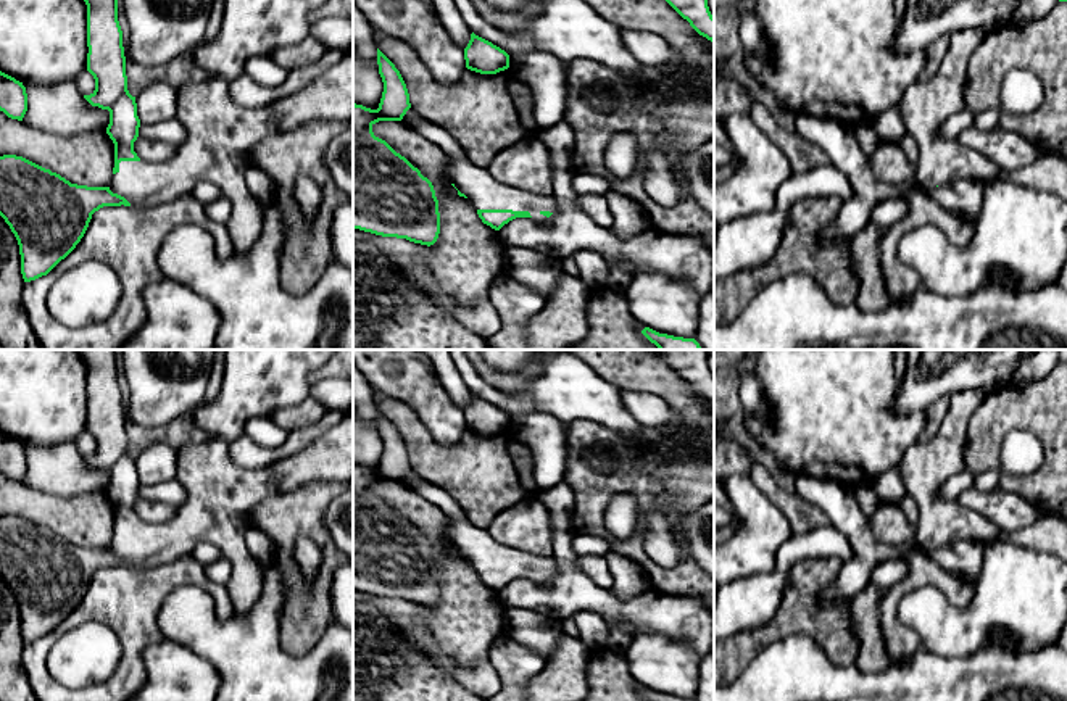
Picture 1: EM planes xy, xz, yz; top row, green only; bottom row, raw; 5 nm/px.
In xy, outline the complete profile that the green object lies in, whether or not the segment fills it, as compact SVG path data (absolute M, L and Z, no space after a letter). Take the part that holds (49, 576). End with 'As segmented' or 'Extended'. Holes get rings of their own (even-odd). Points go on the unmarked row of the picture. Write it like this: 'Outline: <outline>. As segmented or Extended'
Outline: M79 350L87 366L87 432L95 440L95 451L84 459L110 472L106 495L114 504L114 529L108 548L71 545L64 538L23 517L0 517L0 577L15 595L24 643L47 637L64 620L84 598L92 575L103 567L148 569L192 553L198 543L216 545L232 564L226 583L235 616L247 616L263 593L264 570L250 553L247 535L251 529L250 512L269 496L329 479L353 485L353 414L326 430L303 450L258 469L232 462L229 443L219 438L193 442L176 450L176 480L187 498L164 524L148 524L134 512L140 480L135 458L127 451L122 392L118 382L114 350Z. Extended

